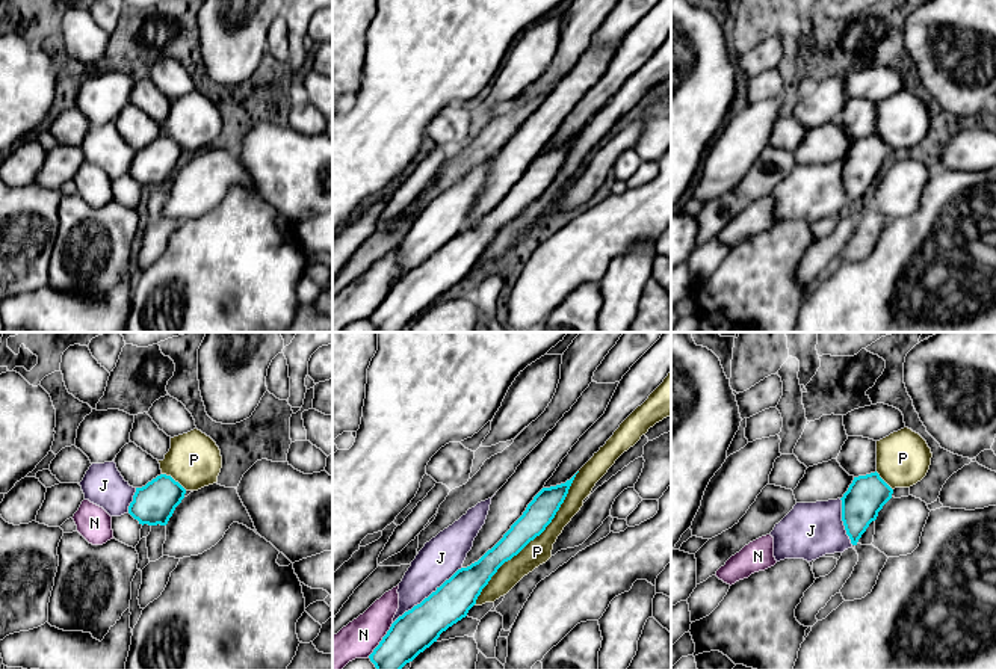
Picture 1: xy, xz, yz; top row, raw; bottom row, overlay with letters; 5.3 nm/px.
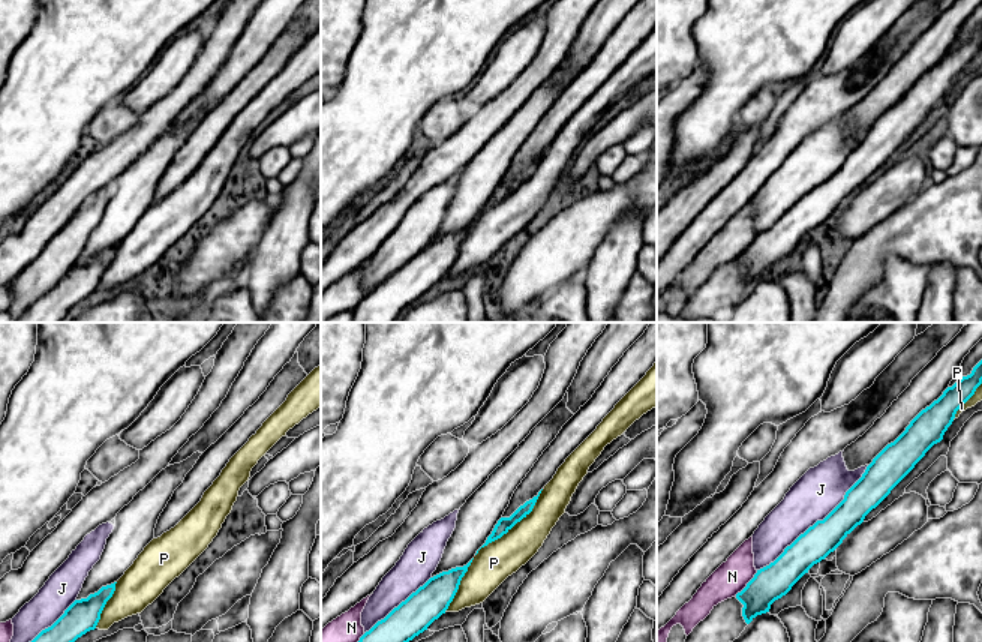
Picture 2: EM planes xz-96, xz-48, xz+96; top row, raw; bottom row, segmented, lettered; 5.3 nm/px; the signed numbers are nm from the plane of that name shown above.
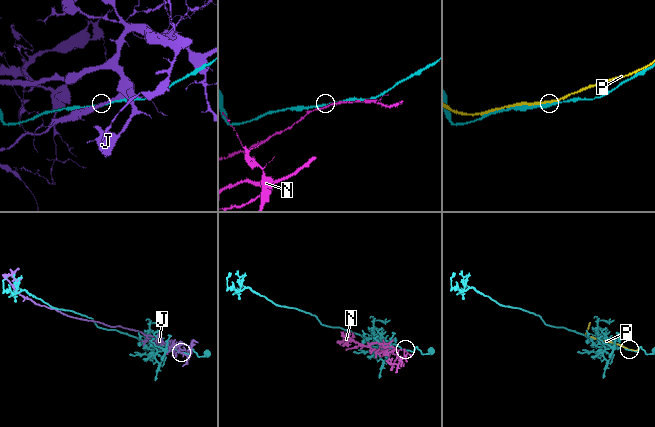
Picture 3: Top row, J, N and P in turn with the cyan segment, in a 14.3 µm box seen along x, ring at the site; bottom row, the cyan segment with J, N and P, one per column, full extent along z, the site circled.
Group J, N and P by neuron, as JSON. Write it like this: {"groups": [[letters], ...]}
{"groups": [["J"], ["N"], ["P"]]}

